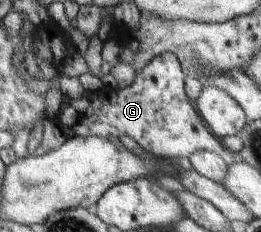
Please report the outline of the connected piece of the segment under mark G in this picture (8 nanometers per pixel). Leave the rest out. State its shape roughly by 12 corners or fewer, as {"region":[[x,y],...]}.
{"region":[[173,53],[122,90],[62,99],[66,138],[126,135],[154,158],[228,150]]}

